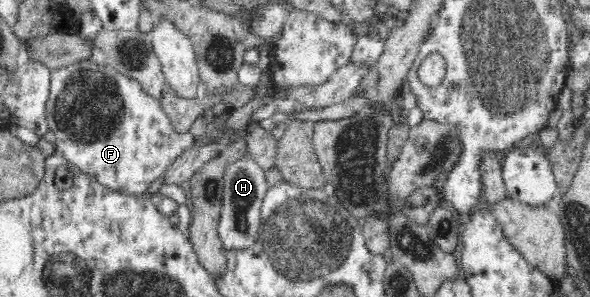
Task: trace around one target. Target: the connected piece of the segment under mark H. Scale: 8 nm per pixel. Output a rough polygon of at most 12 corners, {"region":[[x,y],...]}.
{"region":[[247,151],[225,165],[217,233],[226,250],[257,242],[268,191]]}

